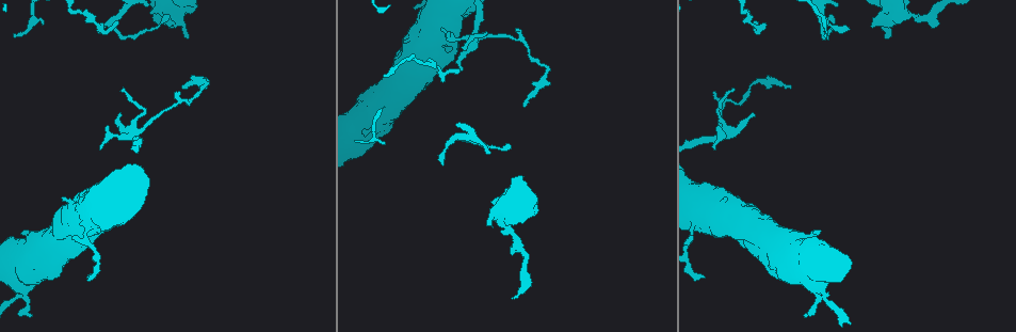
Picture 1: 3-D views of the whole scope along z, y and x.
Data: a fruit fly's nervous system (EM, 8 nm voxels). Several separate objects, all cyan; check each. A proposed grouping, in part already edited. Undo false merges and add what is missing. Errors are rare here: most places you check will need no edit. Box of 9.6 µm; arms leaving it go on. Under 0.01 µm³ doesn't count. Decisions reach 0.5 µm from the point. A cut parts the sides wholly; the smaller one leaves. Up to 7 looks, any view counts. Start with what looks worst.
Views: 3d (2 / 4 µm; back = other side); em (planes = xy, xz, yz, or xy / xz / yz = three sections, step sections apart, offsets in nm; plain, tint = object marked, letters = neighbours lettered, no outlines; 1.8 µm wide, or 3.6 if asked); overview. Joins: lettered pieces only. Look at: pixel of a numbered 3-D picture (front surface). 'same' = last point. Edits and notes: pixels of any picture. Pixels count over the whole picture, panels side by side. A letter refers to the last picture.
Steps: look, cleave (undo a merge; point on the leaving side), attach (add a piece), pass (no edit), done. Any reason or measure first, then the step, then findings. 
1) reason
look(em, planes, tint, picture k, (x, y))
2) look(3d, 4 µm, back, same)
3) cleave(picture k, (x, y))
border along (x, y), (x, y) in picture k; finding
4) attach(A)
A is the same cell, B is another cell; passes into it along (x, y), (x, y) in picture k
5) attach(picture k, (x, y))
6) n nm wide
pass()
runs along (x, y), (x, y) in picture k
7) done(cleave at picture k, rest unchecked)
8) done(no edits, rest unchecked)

thin end
look(3d, 4 µm, back, picture 1, (119, 112))

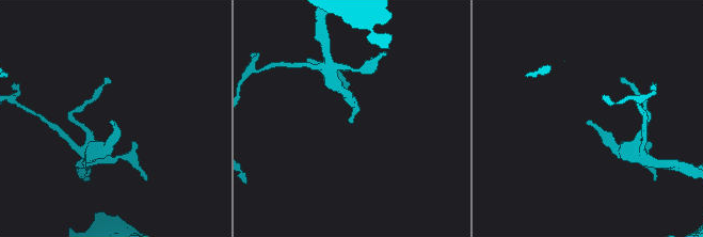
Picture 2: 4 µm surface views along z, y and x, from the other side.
now the EM
look(em, planes, tint, picture 2, (587, 122))

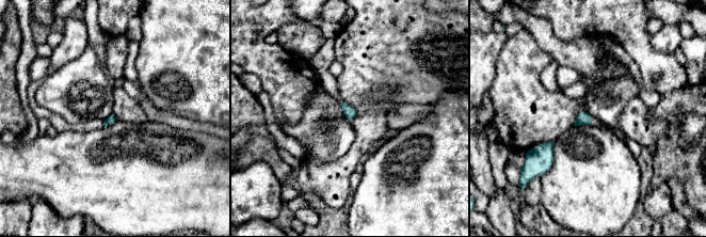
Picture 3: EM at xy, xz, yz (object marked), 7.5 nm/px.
what lies round it
look(em, planes, letters, same)

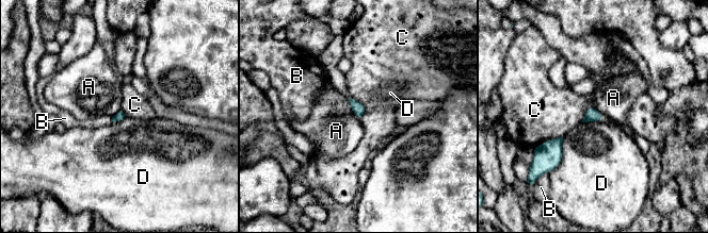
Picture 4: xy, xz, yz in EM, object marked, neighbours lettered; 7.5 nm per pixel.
D touches over 280 nm
pass()
A, B, C and D are other cells; border along (349, 98), (352, 111), (359, 117) in picture 4; no lettered piece goes on from it

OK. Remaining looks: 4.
end of a long branch
look(em, xz, step 8, tint, picture 1, (523, 106))

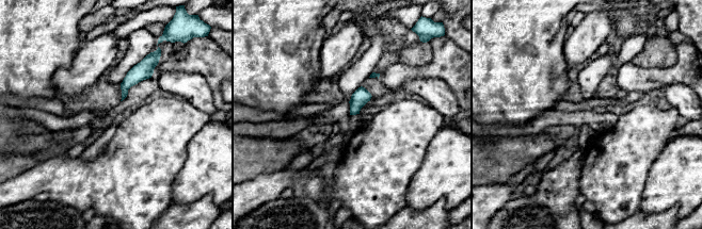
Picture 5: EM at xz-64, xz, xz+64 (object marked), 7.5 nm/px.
another direction
look(em, planes, letters, same)

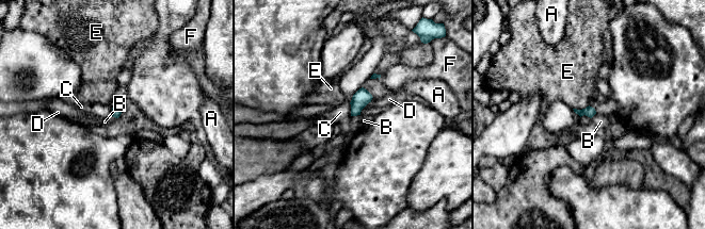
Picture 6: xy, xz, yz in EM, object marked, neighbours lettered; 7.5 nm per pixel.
70 nm wide
pass()
A, B, C, D, E and F are other cells; border along (349, 102), (351, 115) in picture 6; none of them fits

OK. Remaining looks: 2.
an open end
look(em, planes, letters, picture 1, (170, 25))

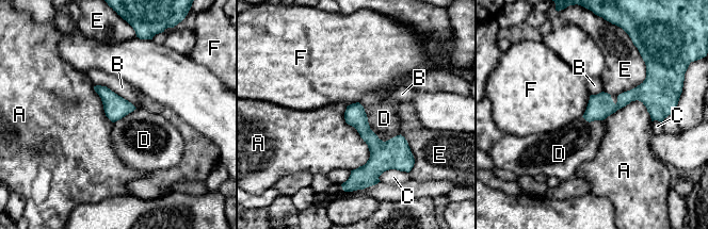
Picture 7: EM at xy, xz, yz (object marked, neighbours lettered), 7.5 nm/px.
pass()
A, B, C, D, E and F are other cells; border along (358, 102), (380, 138), (400, 134) in picture 7; no lettered piece goes on from it

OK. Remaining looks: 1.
done(no edits, rest unchecked)

